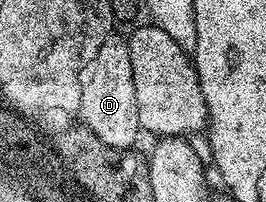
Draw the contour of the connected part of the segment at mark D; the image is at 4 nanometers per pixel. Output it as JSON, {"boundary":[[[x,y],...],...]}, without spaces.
{"boundary":[[[114,35],[108,44],[101,49],[99,57],[95,64],[92,64],[91,70],[88,71],[89,84],[85,86],[84,93],[84,113],[86,120],[93,128],[97,129],[97,135],[102,140],[108,140],[115,144],[120,150],[132,149],[132,144],[136,142],[137,136],[142,135],[139,126],[139,106],[135,106],[135,78],[131,78],[131,50],[129,49],[128,39],[120,35]]]}

